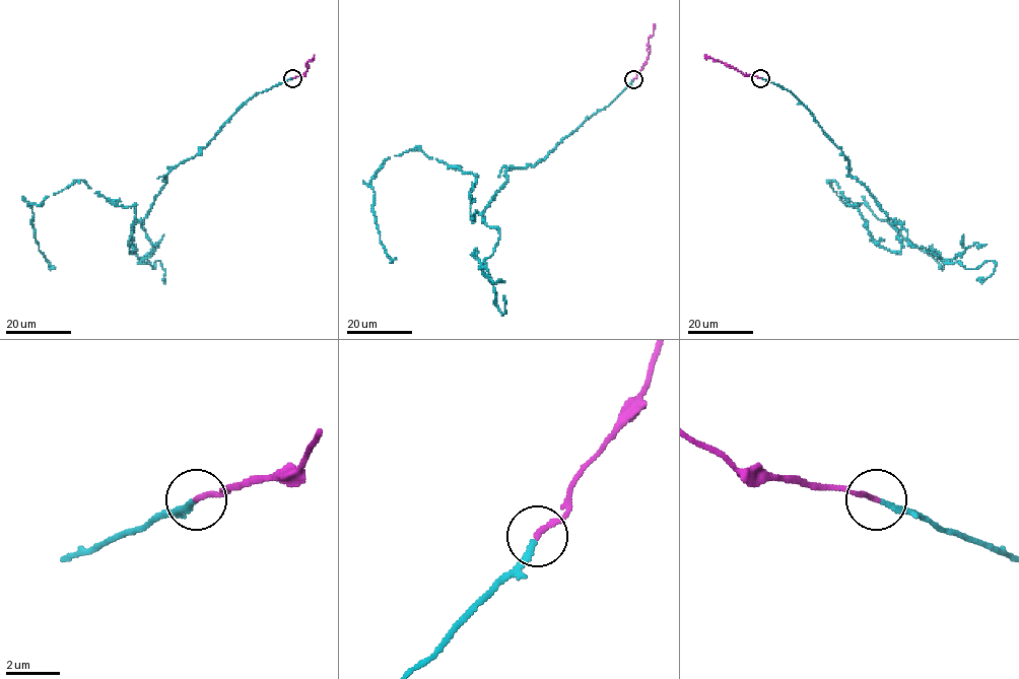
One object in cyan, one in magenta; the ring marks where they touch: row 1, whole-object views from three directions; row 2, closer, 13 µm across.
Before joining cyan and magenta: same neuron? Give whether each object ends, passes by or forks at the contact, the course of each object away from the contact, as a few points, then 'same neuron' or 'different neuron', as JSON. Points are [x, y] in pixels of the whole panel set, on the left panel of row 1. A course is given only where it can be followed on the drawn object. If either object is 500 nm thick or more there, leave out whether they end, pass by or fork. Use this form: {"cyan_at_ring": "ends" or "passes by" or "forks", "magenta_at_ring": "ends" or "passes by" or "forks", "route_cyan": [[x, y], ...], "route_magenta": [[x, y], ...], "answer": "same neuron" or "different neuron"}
{"cyan_at_ring": "ends", "magenta_at_ring": "ends", "route_cyan": [[291, 78], [257, 92], [165, 176], [130, 252], [134, 206], [113, 204], [80, 180], [29, 203], [50, 270]], "route_magenta": [[291, 78], [302, 75], [309, 66], [306, 62], [314, 57]], "answer": "same neuron"}

